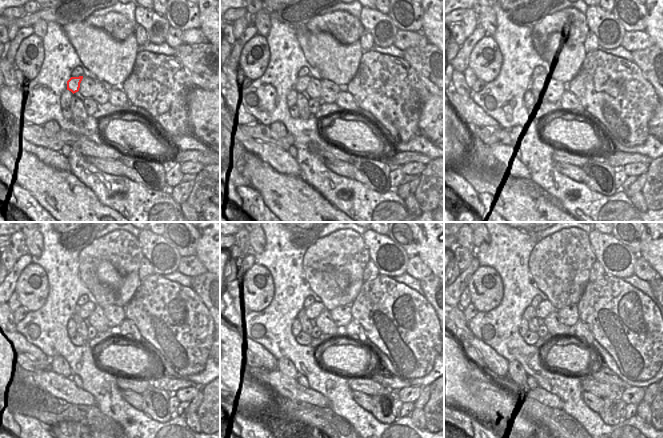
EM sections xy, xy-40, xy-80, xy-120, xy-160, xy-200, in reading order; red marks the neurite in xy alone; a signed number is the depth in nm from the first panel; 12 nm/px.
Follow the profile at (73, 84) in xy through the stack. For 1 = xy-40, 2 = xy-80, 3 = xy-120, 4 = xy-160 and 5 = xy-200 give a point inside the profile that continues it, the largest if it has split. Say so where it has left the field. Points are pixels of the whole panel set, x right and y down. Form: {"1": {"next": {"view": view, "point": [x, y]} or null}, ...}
{"1": {"next": {"view": "xy-40", "point": [301, 83]}}, "2": {"next": {"view": "xy-80", "point": [531, 81]}}, "3": {"next": {"view": "xy-120", "point": [84, 312]}}, "4": {"next": {"view": "xy-160", "point": [315, 309]}}, "5": {"next": {"view": "xy-200", "point": [545, 307]}}}

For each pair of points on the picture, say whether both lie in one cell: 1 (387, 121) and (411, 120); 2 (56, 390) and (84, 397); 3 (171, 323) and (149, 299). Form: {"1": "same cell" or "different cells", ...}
{"1": "same cell", "2": "same cell", "3": "same cell"}

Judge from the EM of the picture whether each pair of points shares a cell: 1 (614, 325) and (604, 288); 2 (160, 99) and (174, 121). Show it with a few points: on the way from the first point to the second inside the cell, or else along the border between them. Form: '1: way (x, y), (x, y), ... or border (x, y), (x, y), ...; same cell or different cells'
1: way (614, 316), (614, 311), (609, 306), (609, 297); same cell
2: way (165, 104), (166, 111), (171, 116); same cell

